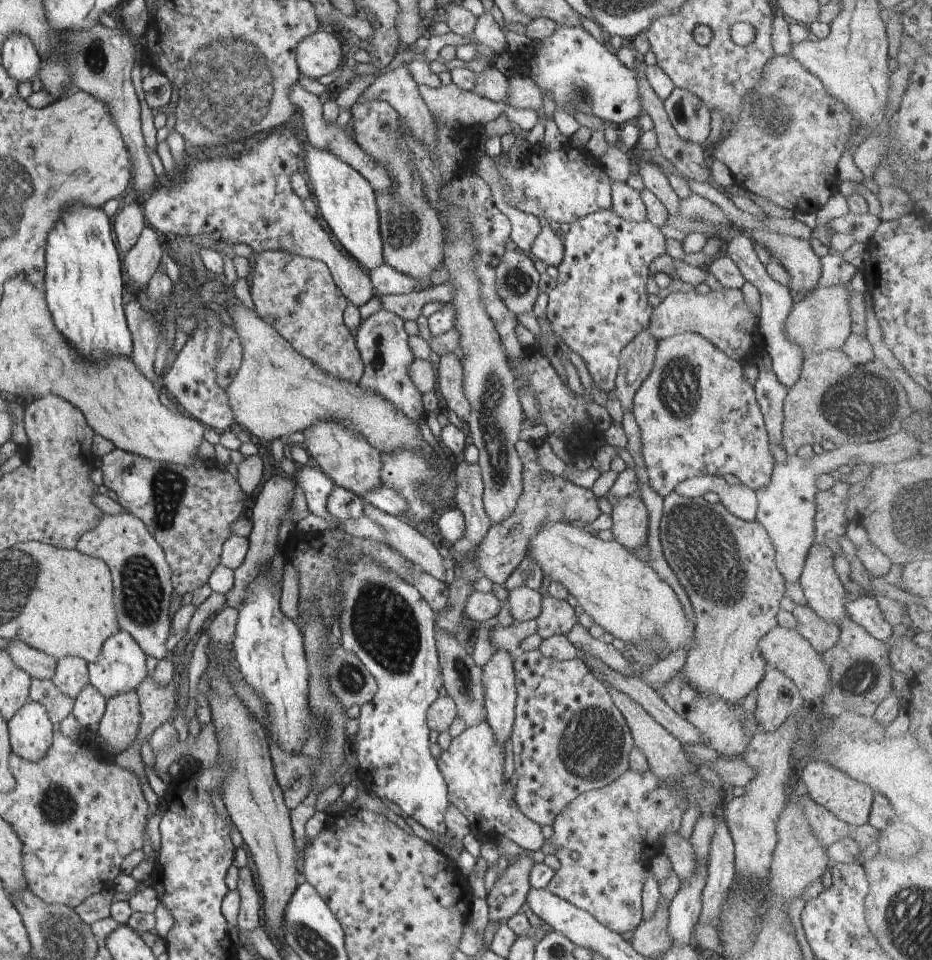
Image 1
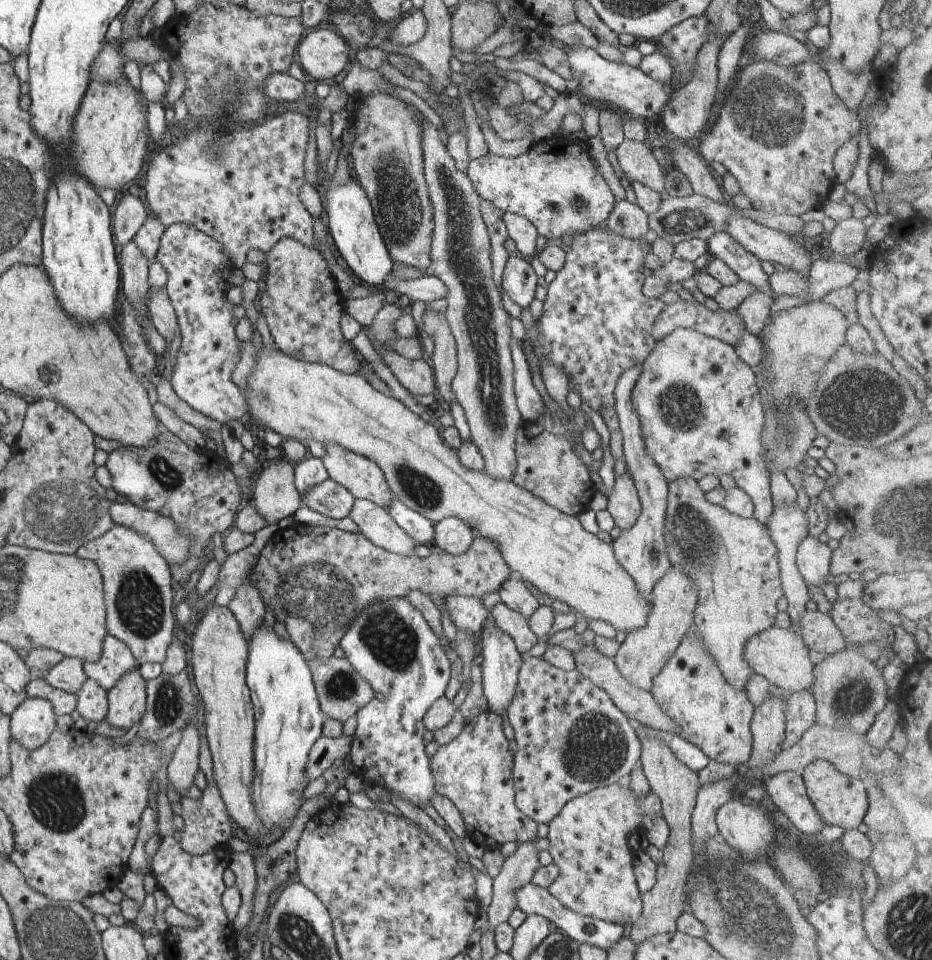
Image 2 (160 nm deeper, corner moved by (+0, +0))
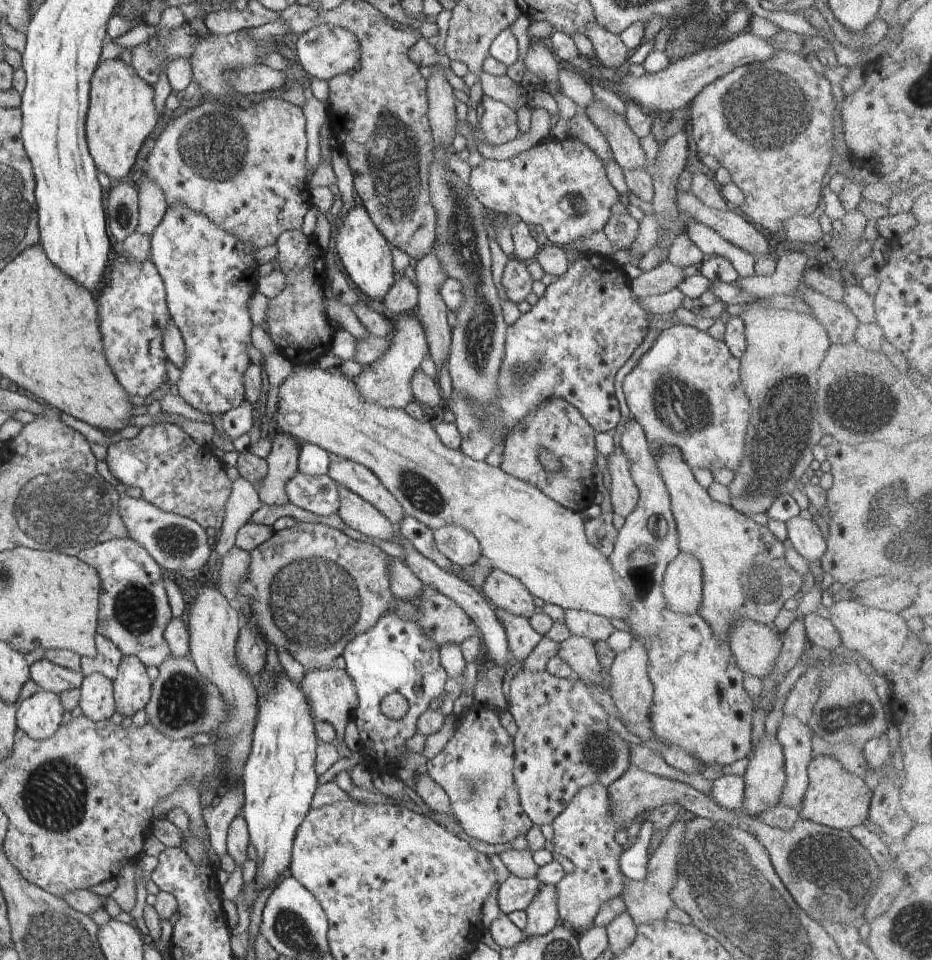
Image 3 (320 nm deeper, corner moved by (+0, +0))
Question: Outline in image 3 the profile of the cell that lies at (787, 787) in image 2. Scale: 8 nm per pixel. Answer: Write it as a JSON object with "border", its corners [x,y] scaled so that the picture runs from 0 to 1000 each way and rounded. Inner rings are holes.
{"border":[[[840,745],[833,758],[832,771],[839,781],[843,816],[838,824],[838,839],[855,843],[867,818],[865,800],[870,788],[872,764],[852,746]]]}

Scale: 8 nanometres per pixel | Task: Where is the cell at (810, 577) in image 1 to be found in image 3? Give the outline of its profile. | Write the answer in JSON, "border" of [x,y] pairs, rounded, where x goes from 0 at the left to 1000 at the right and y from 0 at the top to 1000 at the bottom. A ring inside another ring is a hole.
{"border":[[[853,536],[841,544],[844,566],[867,585],[879,582],[885,573],[885,564],[878,548],[870,542]]]}

